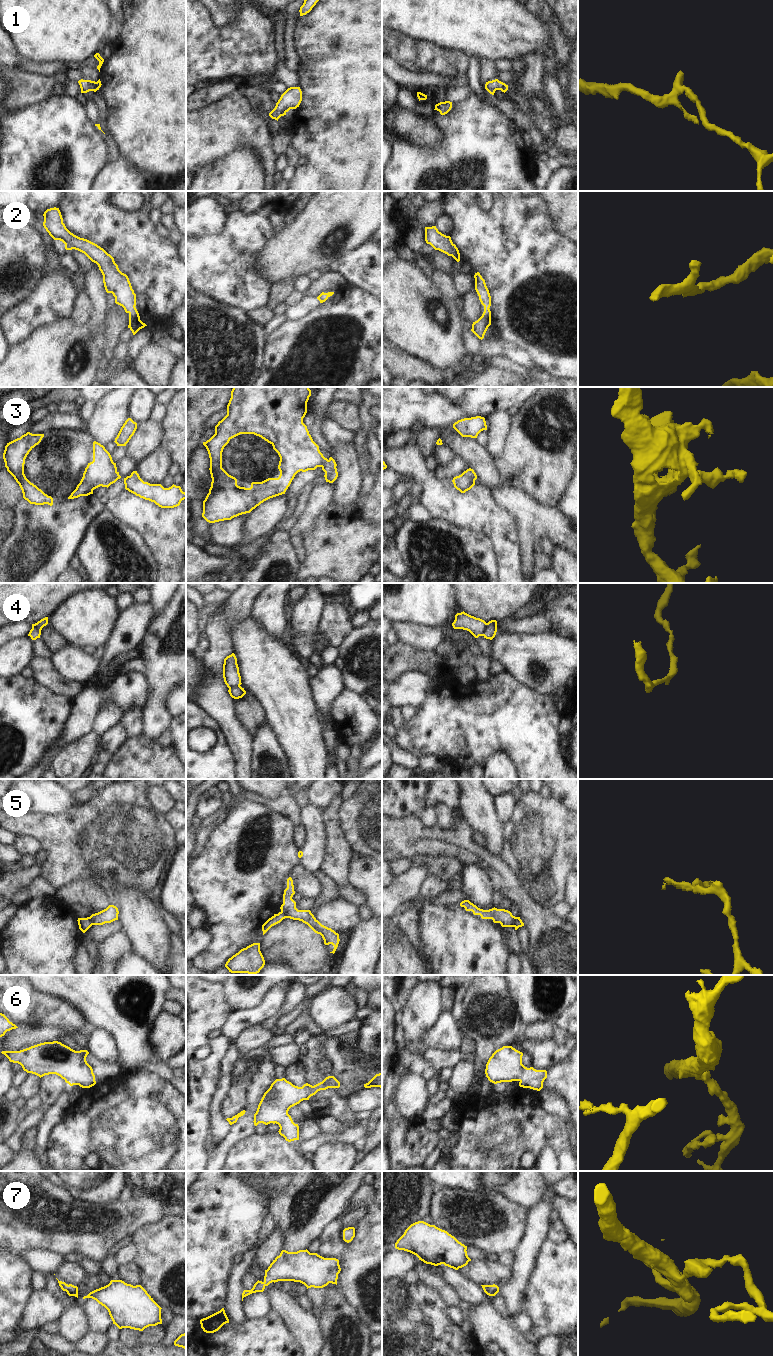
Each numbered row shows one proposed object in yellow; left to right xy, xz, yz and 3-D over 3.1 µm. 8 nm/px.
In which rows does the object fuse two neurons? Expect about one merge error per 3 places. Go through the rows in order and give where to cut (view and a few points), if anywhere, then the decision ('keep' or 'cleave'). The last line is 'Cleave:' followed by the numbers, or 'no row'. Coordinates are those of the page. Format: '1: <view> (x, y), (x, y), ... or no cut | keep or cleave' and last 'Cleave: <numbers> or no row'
1: no cut | keep
2: no cut | keep
3: no cut | keep
4: yz (486, 623), (486, 629), (482, 635) | cleave
5: yz (519, 917), (513, 926) | cleave
6: no cut | keep
7: no cut | keep
Cleave: 4, 5

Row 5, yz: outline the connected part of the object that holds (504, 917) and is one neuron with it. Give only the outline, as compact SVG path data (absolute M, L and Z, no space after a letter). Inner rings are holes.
M464 900L460 903L466 911L472 911L474 915L480 915L482 919L492 919L494 923L500 923L502 927L514 927L520 917L515 917L512 913L505 909L492 908L483 910L471 903L469 900Z

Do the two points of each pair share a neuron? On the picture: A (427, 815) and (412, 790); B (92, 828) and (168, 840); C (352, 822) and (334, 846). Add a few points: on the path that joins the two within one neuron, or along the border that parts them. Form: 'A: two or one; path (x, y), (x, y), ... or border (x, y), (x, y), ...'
A: two; border (425, 808), (418, 815)
B: one; path (111, 840), (149, 840)
C: two; border (337, 811), (338, 827), (344, 840), (354, 851)

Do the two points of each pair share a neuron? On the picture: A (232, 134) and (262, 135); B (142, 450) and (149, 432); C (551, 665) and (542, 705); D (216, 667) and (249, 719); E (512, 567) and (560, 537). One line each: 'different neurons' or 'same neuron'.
A: same neuron
B: same neuron
C: different neurons
D: different neurons
E: different neurons

